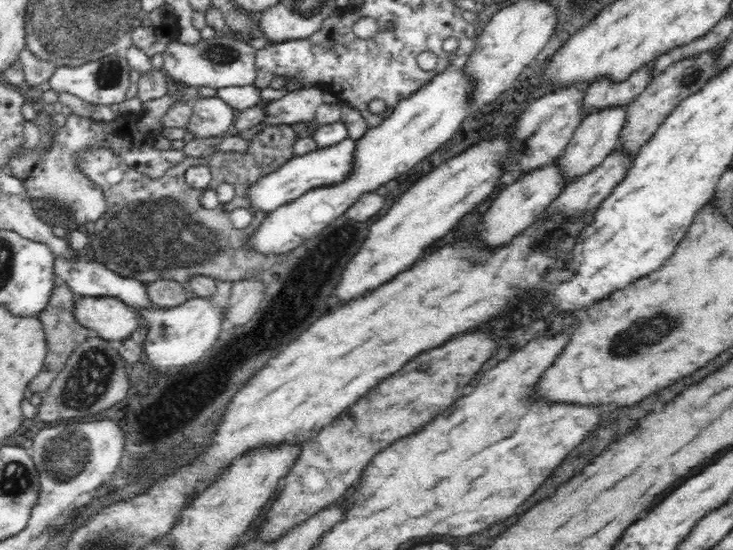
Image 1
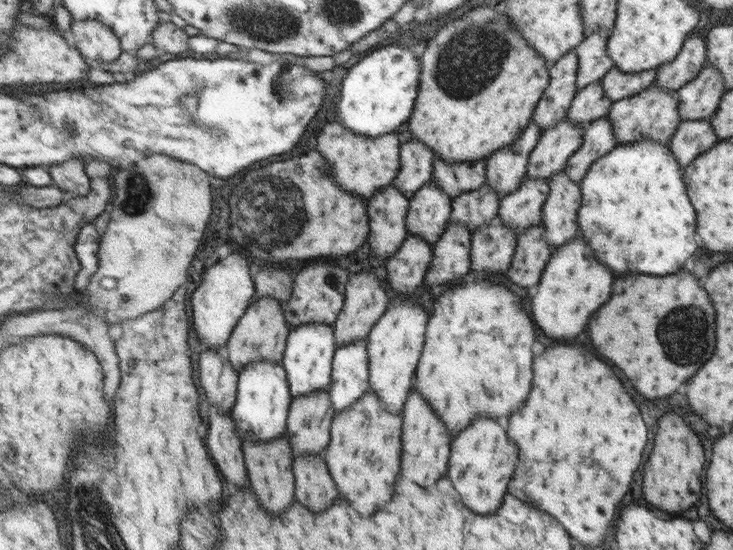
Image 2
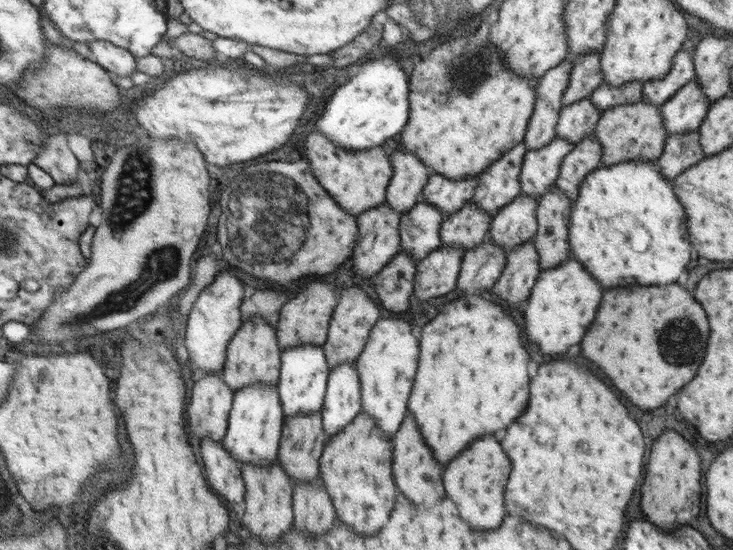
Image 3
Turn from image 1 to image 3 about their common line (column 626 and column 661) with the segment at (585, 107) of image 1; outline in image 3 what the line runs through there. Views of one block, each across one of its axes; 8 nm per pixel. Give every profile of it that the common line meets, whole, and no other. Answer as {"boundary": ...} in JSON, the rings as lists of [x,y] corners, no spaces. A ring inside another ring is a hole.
{"boundary":[[[677,52],[673,58],[671,71],[668,71],[664,78],[647,80],[643,83],[643,101],[662,106],[682,86],[695,78],[693,52]]]}

